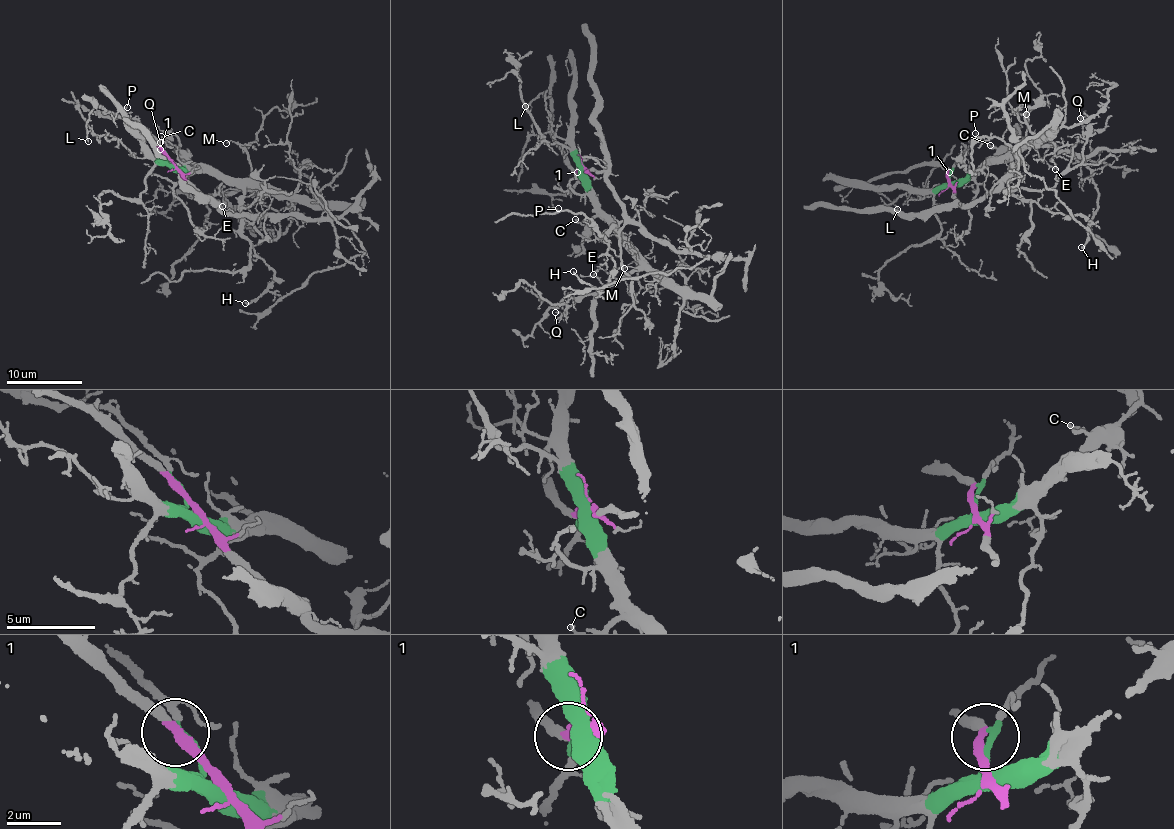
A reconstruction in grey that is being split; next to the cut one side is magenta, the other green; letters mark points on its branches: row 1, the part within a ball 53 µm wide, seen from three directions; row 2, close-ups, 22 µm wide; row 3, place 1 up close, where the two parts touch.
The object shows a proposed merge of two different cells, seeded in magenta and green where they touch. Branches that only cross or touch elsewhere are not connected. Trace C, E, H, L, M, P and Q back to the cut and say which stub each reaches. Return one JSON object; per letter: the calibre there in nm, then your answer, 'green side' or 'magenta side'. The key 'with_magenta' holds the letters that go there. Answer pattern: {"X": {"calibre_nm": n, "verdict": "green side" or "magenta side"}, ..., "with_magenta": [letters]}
{"C": {"calibre_nm": 140, "verdict": "green side"}, "E": {"calibre_nm": 80, "verdict": "green side"}, "H": {"calibre_nm": 180, "verdict": "green side"}, "L": {"calibre_nm": 110, "verdict": "magenta side"}, "M": {"calibre_nm": 90, "verdict": "green side"}, "P": {"calibre_nm": 110, "verdict": "green side"}, "Q": {"calibre_nm": 110, "verdict": "green side"}, "with_magenta": ["L"]}

